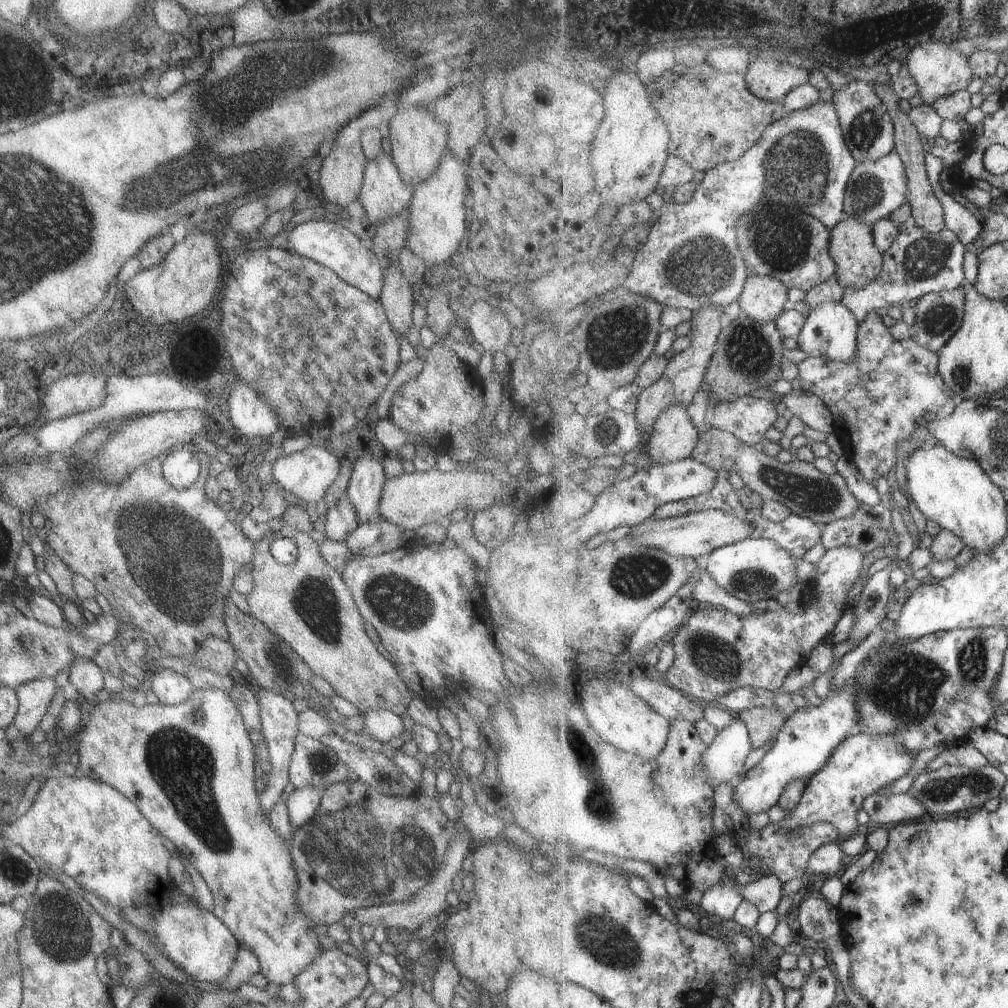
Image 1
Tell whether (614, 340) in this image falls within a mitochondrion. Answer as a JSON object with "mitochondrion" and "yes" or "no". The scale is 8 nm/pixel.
{"mitochondrion":"yes"}

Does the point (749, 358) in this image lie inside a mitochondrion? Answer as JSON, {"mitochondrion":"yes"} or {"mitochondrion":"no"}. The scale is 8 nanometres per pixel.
{"mitochondrion":"yes"}

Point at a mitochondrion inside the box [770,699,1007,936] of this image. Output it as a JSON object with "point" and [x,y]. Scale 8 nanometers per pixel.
{"point":[940,790]}

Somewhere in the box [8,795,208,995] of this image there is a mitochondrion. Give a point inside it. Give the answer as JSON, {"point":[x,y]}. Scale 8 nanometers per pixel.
{"point":[62,928]}

